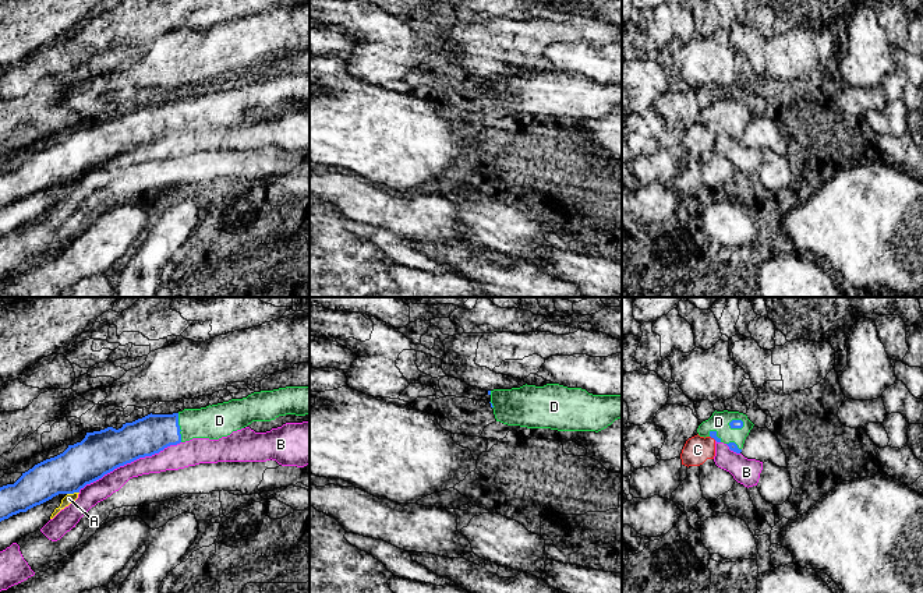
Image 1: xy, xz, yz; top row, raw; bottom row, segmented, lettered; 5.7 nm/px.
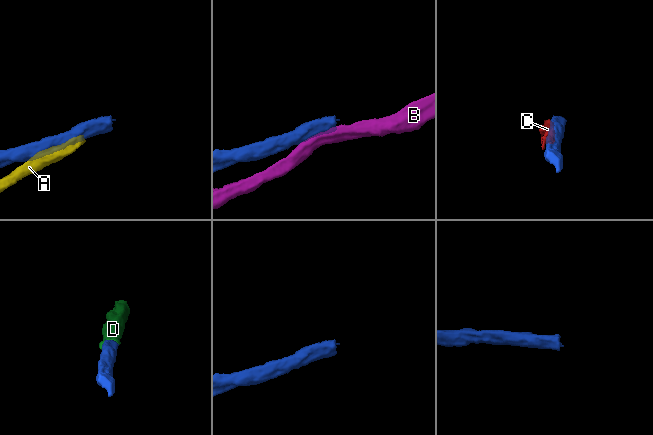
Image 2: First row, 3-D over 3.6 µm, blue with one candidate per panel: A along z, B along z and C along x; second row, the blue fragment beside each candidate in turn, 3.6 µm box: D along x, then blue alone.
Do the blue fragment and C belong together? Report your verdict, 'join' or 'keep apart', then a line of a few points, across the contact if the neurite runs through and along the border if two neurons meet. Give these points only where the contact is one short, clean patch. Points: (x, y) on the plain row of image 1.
keep apart | yz (710, 123), (715, 127)

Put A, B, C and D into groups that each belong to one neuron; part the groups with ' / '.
A C / B / D

